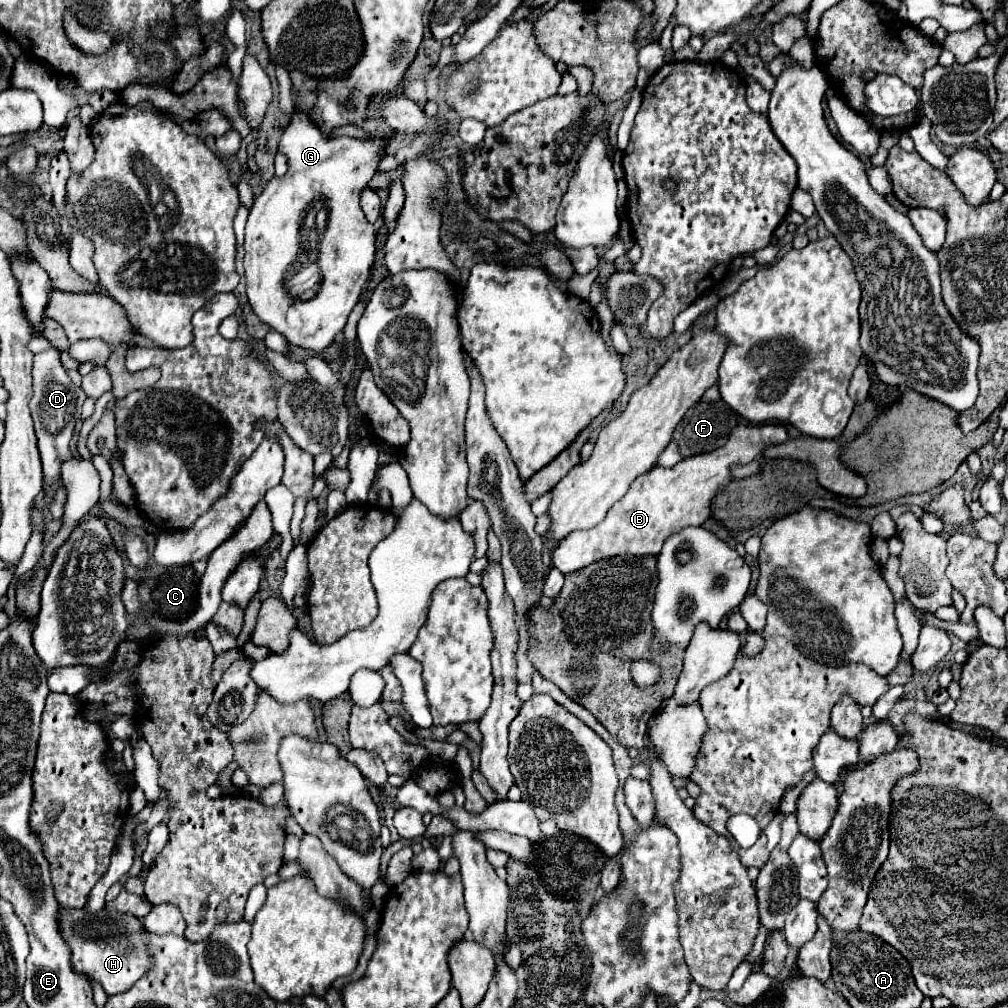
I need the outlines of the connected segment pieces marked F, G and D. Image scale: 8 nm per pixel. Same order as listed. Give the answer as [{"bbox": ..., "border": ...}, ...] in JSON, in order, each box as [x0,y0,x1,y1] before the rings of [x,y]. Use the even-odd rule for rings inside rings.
[{"bbox":[673,399,739,457],"border":[[[717,399],[713,403],[699,401],[679,421],[677,429],[673,431],[673,441],[679,445],[679,453],[683,457],[691,457],[691,455],[699,455],[699,453],[723,447],[737,425],[739,425],[739,415],[733,409],[729,409],[729,405],[723,399]]]},{"bbox":[243,111,389,353],"border":[[[295,111],[291,125],[281,137],[279,151],[289,157],[289,171],[283,177],[271,179],[251,207],[245,227],[245,245],[243,245],[245,285],[255,315],[269,327],[273,327],[277,333],[281,333],[293,345],[311,349],[315,353],[323,351],[343,331],[351,309],[359,303],[363,285],[367,283],[369,269],[374,264],[376,253],[376,232],[361,211],[359,195],[375,177],[379,161],[387,155],[387,149],[389,149],[389,137],[383,133],[367,133],[365,139],[347,135],[325,139],[321,131],[315,127],[315,123],[311,123],[311,119],[303,111]],[[319,205],[327,205],[327,225],[323,225],[323,233],[319,233],[319,245],[315,245],[315,265],[319,265],[319,293],[315,293],[311,301],[299,301],[299,297],[291,297],[291,293],[287,293],[287,269],[291,269],[293,263],[295,263],[293,267],[307,269],[307,253],[303,253],[299,261],[295,261],[297,255],[303,251],[299,229],[305,219],[303,213],[307,213],[307,225],[315,225],[311,221],[315,221]]]},{"bbox":[29,345,87,485],"border":[[[51,345],[49,349],[33,357],[33,399],[29,401],[29,407],[31,407],[31,417],[35,421],[35,433],[39,439],[39,453],[41,453],[47,485],[59,477],[61,463],[71,455],[69,441],[71,441],[77,417],[81,417],[81,405],[85,399],[87,395],[83,393],[83,389],[71,383],[61,363],[61,351],[57,351]]]}]

